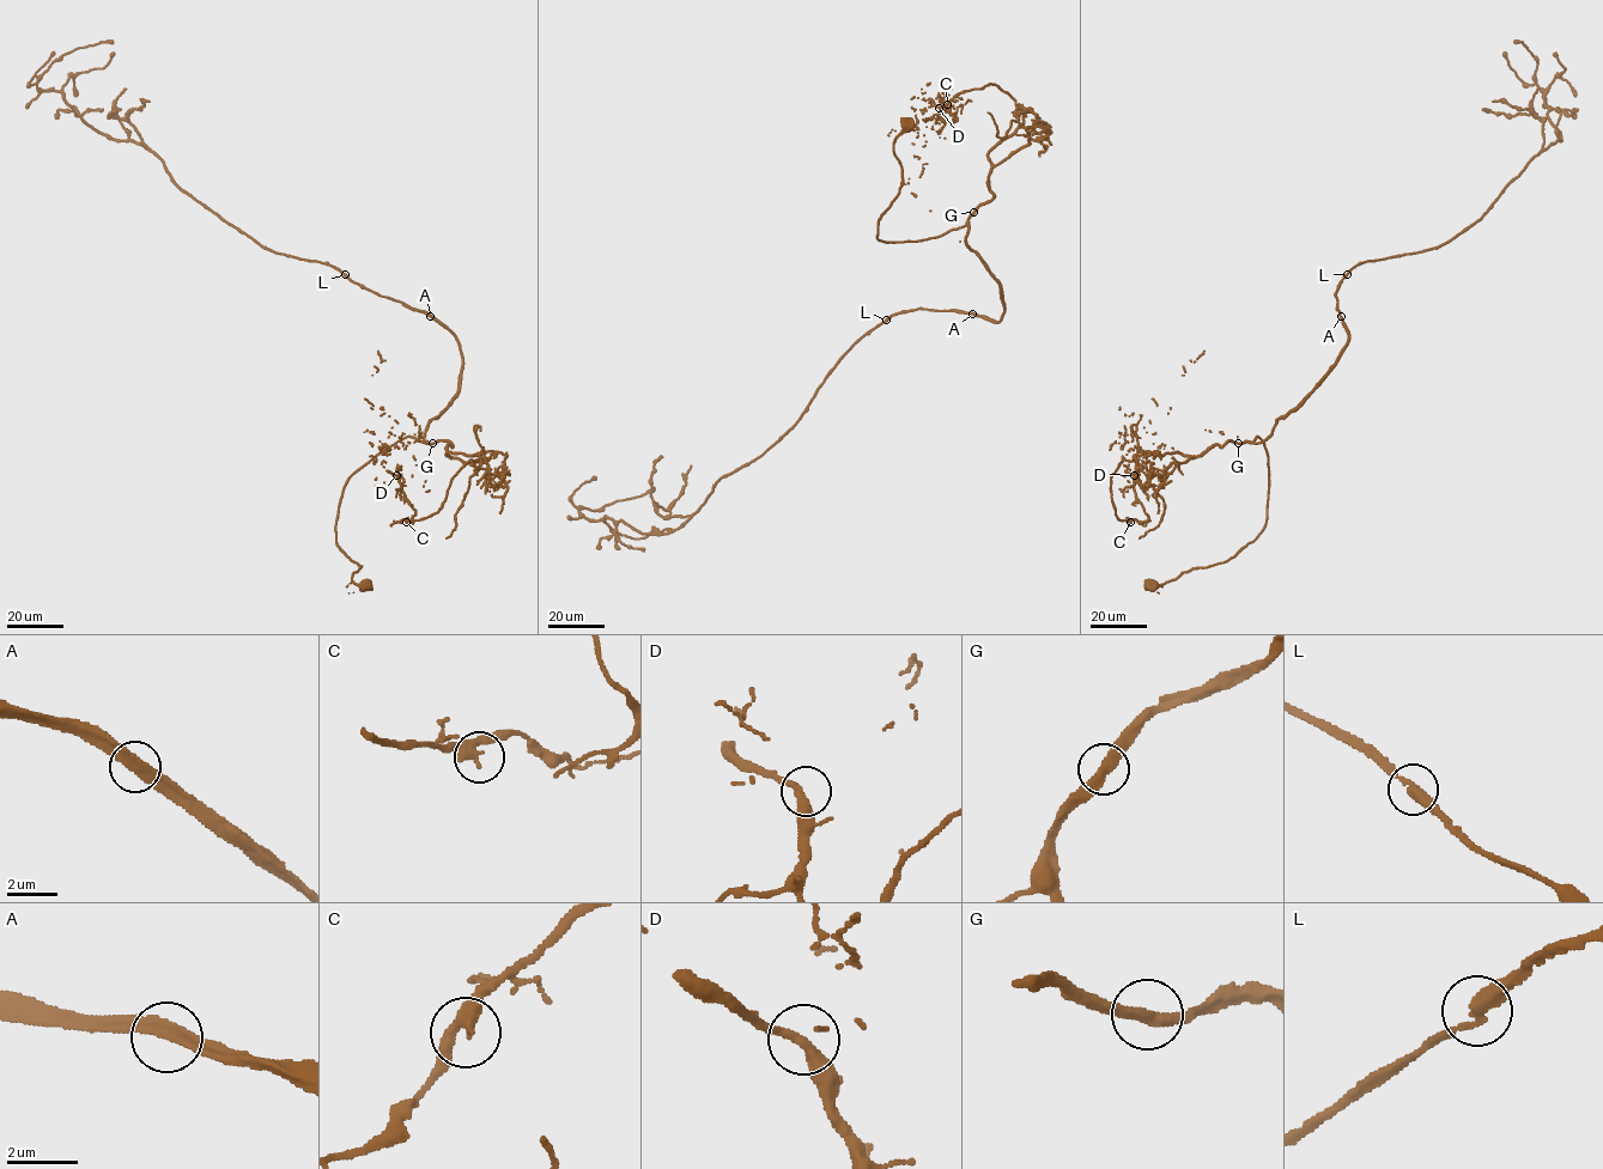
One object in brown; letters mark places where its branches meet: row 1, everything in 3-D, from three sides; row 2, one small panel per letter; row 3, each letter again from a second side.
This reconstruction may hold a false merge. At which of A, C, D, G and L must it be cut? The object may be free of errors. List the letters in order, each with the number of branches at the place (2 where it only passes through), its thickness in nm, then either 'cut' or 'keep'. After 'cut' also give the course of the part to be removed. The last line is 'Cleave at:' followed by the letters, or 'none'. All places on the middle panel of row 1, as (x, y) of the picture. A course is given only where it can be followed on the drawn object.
A: 2 branches meet; 360 nm thick; cut; foreign part runs (972, 314), (997, 322), (1000, 282), (909, 183), (931, 105), (918, 98), (957, 117), (890, 133)
C: 2 branches meet; 380 nm thick; keep
D: 2 branches meet; 320 nm thick; keep
G: 2 branches meet; 360 nm thick; keep
L: 2 branches meet; 360 nm thick; keep
Cleave at: A

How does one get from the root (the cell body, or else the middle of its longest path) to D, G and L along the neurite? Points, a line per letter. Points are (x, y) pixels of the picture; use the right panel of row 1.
D: (1149, 585), (1256, 537), (1268, 452), (1257, 436), (1124, 460), (1111, 501), (1140, 523), (1134, 475)
G: (1149, 585), (1226, 561), (1264, 528), (1268, 452), (1257, 436), (1252, 443), (1238, 443)
L: (1149, 585), (1226, 561), (1264, 528), (1268, 452), (1252, 443), (1335, 363), (1348, 339), (1335, 297), (1347, 274)

